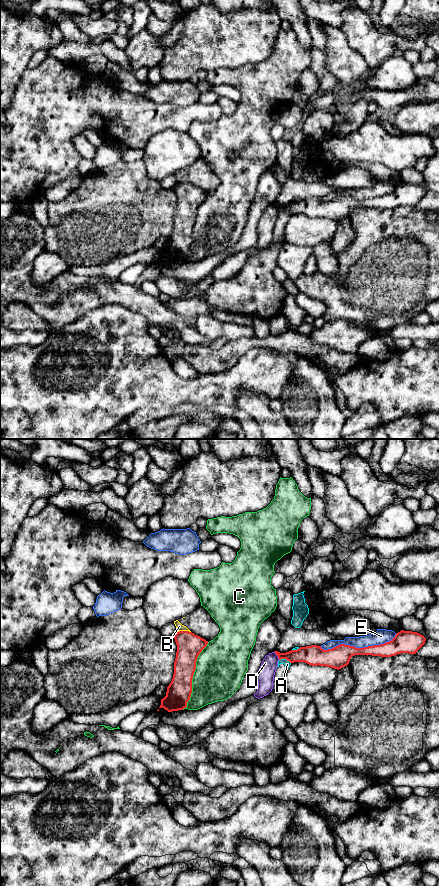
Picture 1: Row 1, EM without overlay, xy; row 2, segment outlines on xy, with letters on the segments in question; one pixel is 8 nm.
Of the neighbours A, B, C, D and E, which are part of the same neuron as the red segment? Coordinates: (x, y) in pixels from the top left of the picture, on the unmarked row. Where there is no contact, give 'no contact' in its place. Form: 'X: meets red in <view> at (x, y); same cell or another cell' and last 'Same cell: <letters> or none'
A: meets red in xy at (285, 210); another cell
B: meets red in xy at (183, 183); another cell
C: meets red in xy at (192, 228); another cell
D: meets red in xy at (276, 206); another cell
E: meets red in xy at (358, 200); another cell
Same cell: none

